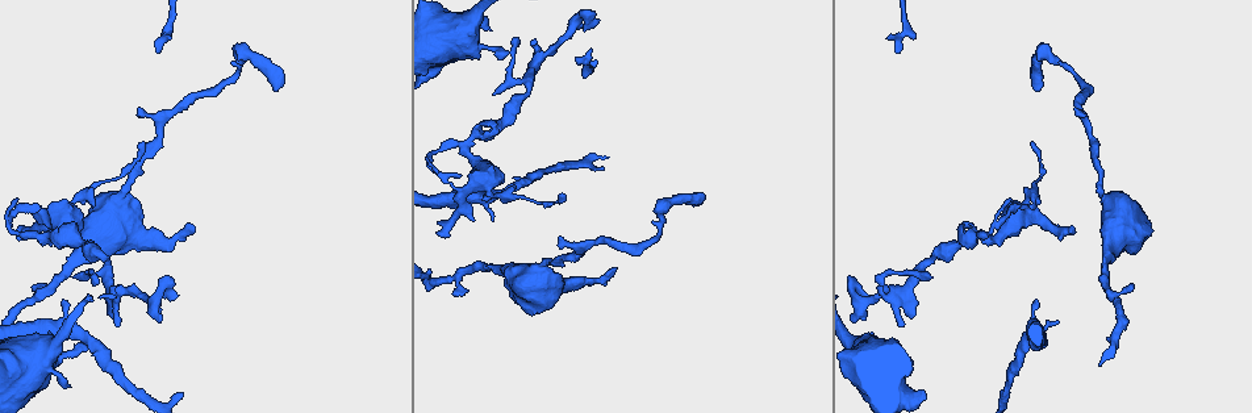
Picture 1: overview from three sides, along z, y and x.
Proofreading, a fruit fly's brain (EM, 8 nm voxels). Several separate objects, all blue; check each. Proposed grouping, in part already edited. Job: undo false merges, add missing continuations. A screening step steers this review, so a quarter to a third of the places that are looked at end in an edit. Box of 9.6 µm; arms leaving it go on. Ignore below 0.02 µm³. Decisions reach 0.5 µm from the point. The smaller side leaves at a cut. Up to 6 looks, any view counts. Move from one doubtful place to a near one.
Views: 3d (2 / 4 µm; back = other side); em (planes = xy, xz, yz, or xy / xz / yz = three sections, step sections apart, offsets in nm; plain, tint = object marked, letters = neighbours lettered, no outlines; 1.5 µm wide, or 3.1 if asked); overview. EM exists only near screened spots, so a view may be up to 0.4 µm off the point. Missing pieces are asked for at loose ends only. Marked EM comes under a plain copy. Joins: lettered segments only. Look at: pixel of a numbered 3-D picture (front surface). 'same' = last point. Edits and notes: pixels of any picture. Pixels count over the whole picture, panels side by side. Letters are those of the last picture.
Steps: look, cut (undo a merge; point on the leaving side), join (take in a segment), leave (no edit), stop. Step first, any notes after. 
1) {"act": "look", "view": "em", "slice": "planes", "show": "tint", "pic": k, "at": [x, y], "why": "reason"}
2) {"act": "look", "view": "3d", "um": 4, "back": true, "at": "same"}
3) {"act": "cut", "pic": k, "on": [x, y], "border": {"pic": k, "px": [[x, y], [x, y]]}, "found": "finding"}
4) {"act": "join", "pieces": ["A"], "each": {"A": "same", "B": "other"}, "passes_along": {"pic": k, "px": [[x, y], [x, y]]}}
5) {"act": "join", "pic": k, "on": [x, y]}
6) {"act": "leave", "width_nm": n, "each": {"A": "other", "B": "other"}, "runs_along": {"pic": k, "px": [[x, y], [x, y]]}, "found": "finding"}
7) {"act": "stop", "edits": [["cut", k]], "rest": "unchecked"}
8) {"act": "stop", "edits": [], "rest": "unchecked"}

{"act": "look", "view": "em", "slice": "xz", "step": 4, "show": "letters", "pic": 1, "at": [145, 145]}

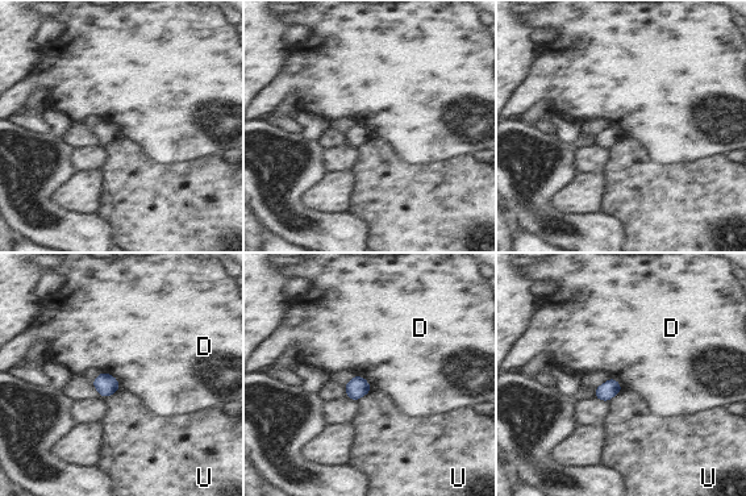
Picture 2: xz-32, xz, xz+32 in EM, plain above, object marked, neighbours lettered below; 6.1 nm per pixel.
{"act": "leave", "width_nm": 130, "each": {"D": "other", "U": "other"}, "border": {"pic": 2, "px": [[103, 371], [116, 379], [120, 390]]}, "found": "no lettered segment goes on from it"}

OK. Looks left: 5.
{"act": "look", "view": "em", "slice": "planes", "show": "letters", "pic": 1, "at": [126, 192], "why": "thick turns thin"}

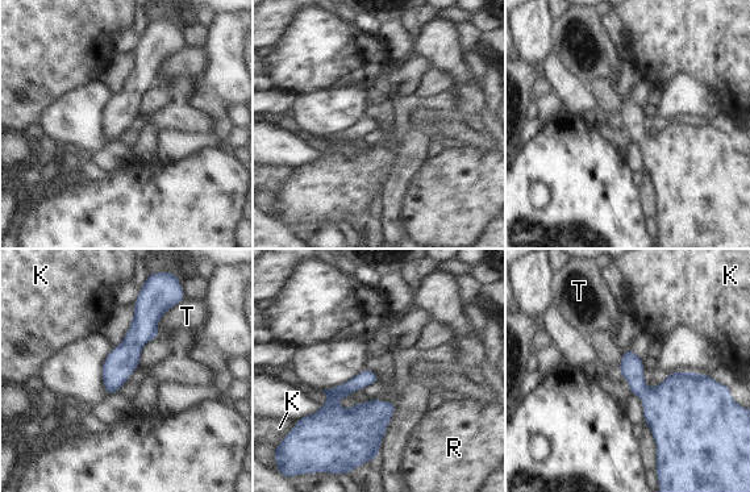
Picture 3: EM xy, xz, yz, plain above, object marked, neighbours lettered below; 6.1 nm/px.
{"act": "leave", "each": {"K": "other", "R": "other", "T": "other"}, "found": "one neuron here"}

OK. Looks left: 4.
{"act": "look", "view": "3d", "um": 4, "pic": 1, "at": [1070, 233], "why": "free end"}

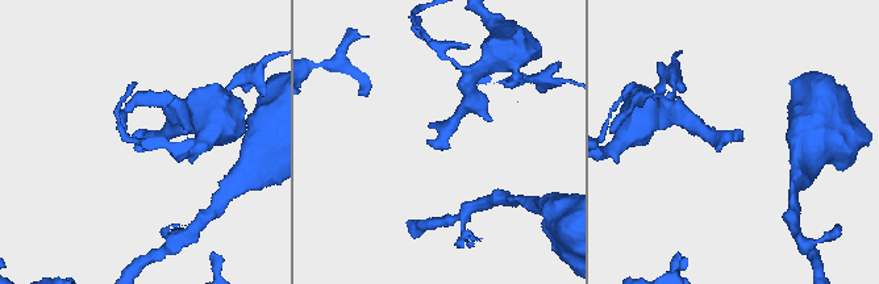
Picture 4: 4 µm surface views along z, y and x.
{"act": "look", "view": "em", "slice": "planes", "show": "letters", "pic": 4, "at": [430, 146], "why": "shape alone is not enough"}

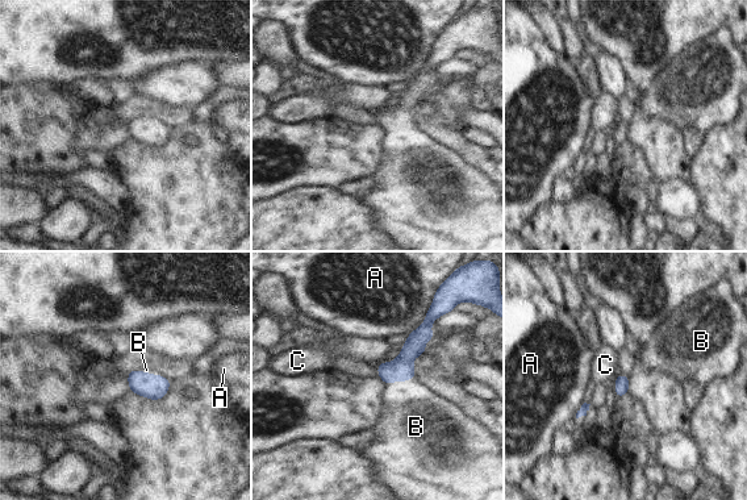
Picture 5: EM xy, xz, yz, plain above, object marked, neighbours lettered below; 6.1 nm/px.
{"act": "join", "pieces": ["B"], "each": {"A": "other", "B": "same", "C": "other"}, "passes_along": {"pic": 5, "px": [[401, 369], [400, 380], [413, 419]]}, "found": "the neuron continues"}

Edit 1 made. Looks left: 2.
{"act": "stop", "edits": [["join", 5]], "rest": "unchecked"}

